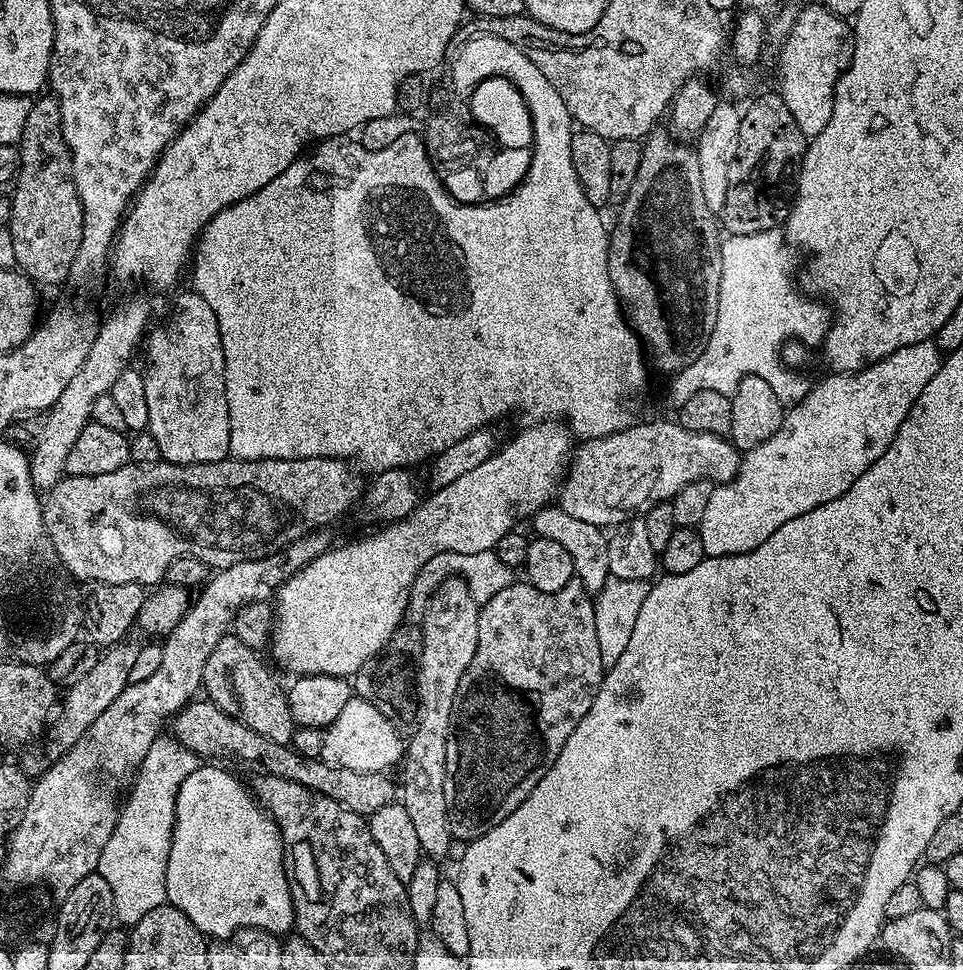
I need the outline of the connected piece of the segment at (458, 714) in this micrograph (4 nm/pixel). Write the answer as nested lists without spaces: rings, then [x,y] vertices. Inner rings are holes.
[[[514,582],[480,608],[478,646],[462,682],[458,682],[446,742],[446,818],[453,841],[476,840],[498,826],[502,818],[514,814],[552,769],[566,738],[574,734],[574,726],[586,718],[606,671],[602,650],[598,650],[597,619],[593,597],[578,582],[553,592]]]

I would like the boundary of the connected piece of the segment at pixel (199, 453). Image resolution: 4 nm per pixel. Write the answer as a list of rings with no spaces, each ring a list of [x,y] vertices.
[[[187,290],[172,304],[172,313],[165,318],[164,324],[156,329],[153,327],[147,333],[148,340],[148,361],[142,364],[144,381],[146,382],[146,403],[150,409],[150,422],[146,431],[152,435],[154,442],[158,444],[161,457],[169,464],[207,464],[209,460],[223,460],[229,455],[230,446],[230,414],[226,406],[226,394],[224,393],[224,351],[222,350],[222,338],[218,330],[218,320],[214,310],[210,310],[210,304],[206,298],[202,298],[195,290]]]

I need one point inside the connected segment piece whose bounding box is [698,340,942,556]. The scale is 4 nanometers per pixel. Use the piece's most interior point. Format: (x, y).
(829, 438)

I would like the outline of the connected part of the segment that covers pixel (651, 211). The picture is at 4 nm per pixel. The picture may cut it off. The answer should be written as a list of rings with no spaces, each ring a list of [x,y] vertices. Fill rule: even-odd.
[[[653,130],[648,133],[642,144],[642,162],[638,166],[638,178],[634,178],[634,186],[630,186],[630,194],[626,194],[623,204],[619,205],[620,221],[610,228],[608,242],[608,273],[612,285],[623,307],[626,309],[627,319],[636,330],[637,336],[646,345],[647,351],[656,359],[656,364],[664,372],[675,374],[681,372],[688,364],[692,364],[703,354],[708,345],[710,334],[714,330],[714,322],[718,322],[718,286],[722,278],[722,228],[718,223],[717,213],[706,206],[706,197],[702,194],[702,178],[698,167],[698,154],[691,143],[681,142],[671,131]]]

